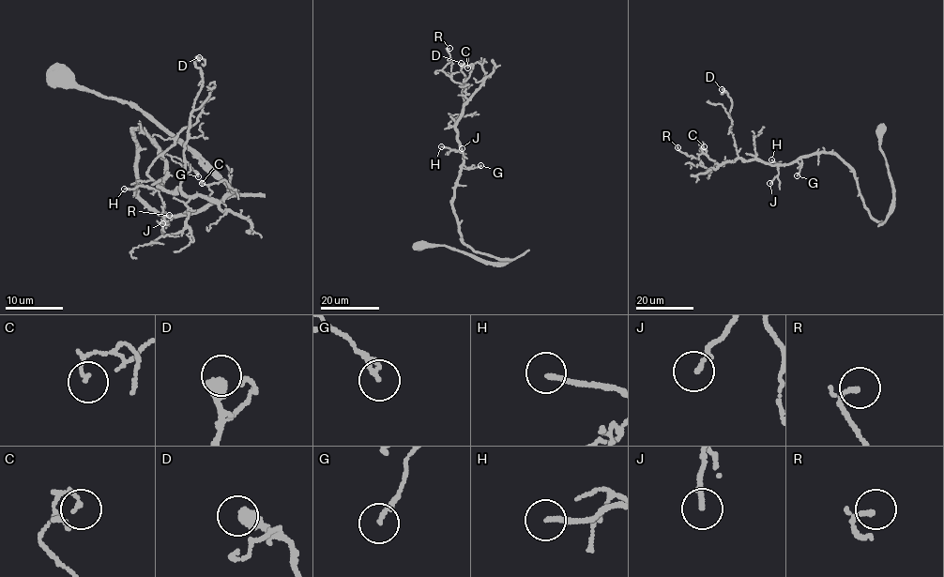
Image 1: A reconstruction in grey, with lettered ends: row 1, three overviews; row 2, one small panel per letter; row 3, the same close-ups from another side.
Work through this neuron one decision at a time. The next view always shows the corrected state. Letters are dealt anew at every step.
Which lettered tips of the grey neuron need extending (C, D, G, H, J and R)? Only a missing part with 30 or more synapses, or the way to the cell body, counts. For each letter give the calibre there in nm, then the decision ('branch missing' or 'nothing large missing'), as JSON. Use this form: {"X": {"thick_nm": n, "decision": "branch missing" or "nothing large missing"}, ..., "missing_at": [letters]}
{"C": {"thick_nm": 120, "decision": "nothing large missing"}, "D": {"thick_nm": 440, "decision": "nothing large missing"}, "G": {"thick_nm": 160, "decision": "nothing large missing"}, "H": {"thick_nm": 170, "decision": "nothing large missing"}, "J": {"thick_nm": 170, "decision": "nothing large missing"}, "R": {"thick_nm": 120, "decision": "nothing large missing"}, "missing_at": []}

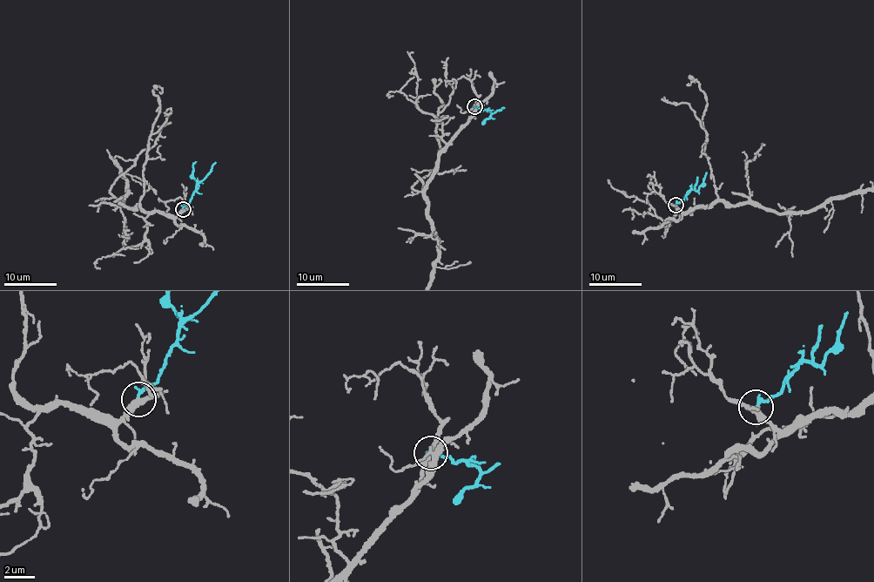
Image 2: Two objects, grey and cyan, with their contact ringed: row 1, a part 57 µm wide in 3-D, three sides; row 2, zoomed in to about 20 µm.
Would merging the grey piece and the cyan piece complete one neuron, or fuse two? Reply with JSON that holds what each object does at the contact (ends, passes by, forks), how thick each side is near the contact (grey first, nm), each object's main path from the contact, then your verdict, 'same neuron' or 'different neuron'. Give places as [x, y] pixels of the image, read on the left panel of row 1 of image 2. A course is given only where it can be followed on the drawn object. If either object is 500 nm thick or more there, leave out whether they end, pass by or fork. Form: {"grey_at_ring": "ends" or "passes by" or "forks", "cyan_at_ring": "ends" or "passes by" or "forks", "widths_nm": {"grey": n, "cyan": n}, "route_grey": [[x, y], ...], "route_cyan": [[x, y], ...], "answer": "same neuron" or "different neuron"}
{"grey_at_ring": "forks", "cyan_at_ring": "ends", "widths_nm": {"grey": 280, "cyan": 200}, "route_cyan": [[183, 209], [199, 182], [193, 176], [192, 166], [196, 162]], "answer": "same neuron"}

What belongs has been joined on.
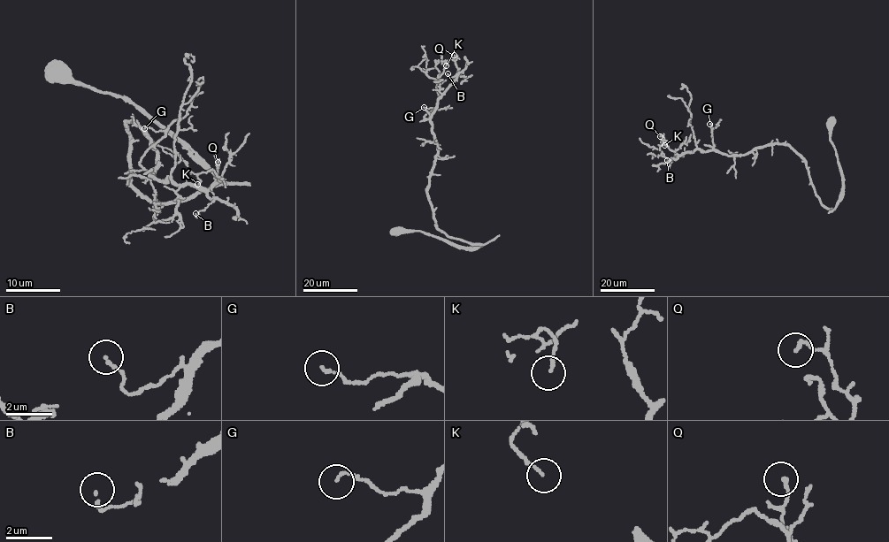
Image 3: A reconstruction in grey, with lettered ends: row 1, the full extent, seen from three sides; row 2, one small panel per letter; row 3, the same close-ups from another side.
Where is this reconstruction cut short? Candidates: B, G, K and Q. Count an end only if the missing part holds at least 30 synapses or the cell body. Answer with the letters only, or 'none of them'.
none of them

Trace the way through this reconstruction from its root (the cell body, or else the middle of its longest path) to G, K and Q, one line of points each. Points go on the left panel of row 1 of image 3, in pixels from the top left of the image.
G: (58, 76), (128, 97), (208, 189), (132, 185), (126, 123), (159, 164), (144, 128)
K: (58, 76), (128, 97), (215, 177), (142, 194), (128, 122), (152, 178), (219, 179), (197, 184)
Q: (58, 76), (128, 97), (215, 177), (153, 202), (131, 183), (126, 123), (157, 180), (206, 190), (218, 162)

